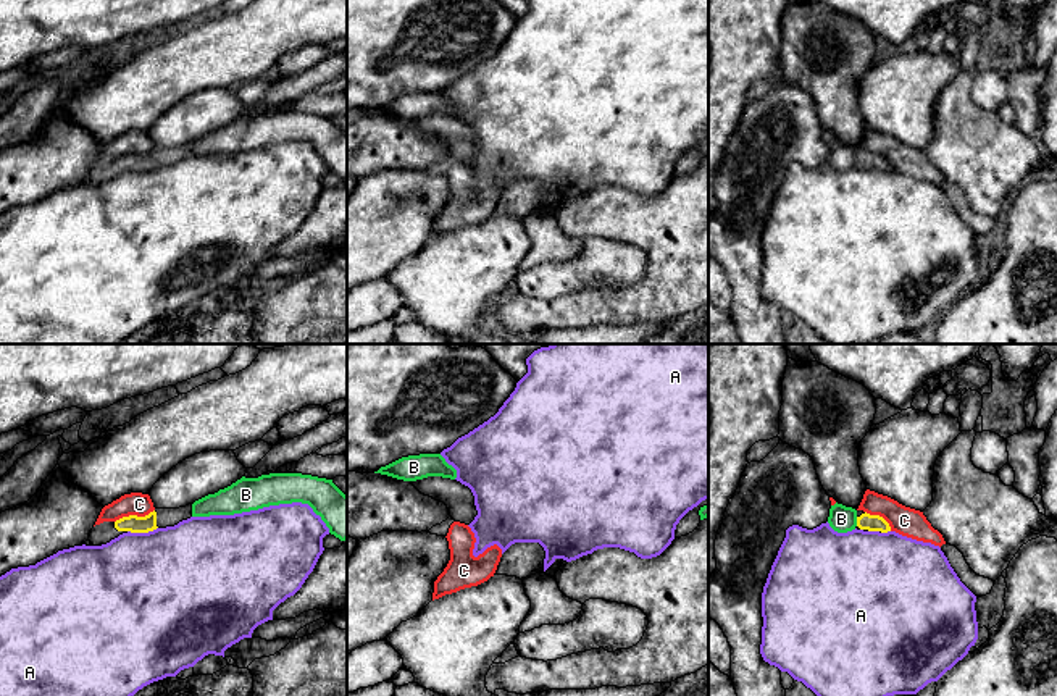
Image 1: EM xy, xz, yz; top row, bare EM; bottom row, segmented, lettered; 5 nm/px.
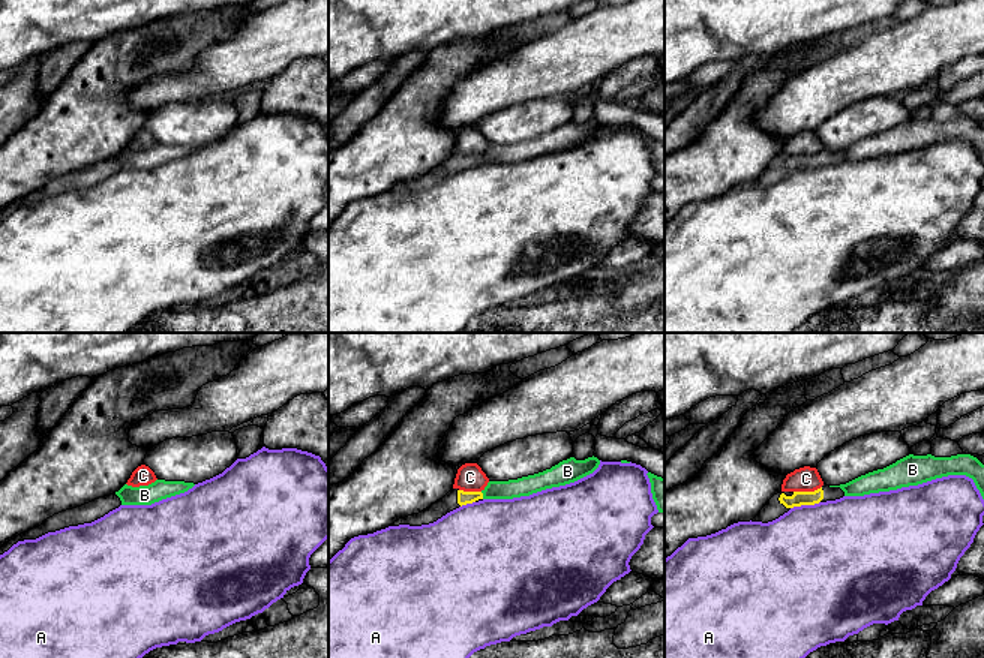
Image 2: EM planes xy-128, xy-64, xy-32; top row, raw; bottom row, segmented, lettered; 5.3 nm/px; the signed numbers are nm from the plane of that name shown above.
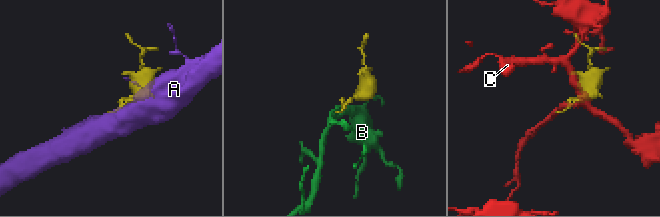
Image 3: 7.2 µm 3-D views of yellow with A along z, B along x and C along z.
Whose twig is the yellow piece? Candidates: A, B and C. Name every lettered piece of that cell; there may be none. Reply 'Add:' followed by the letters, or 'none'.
Add: none

